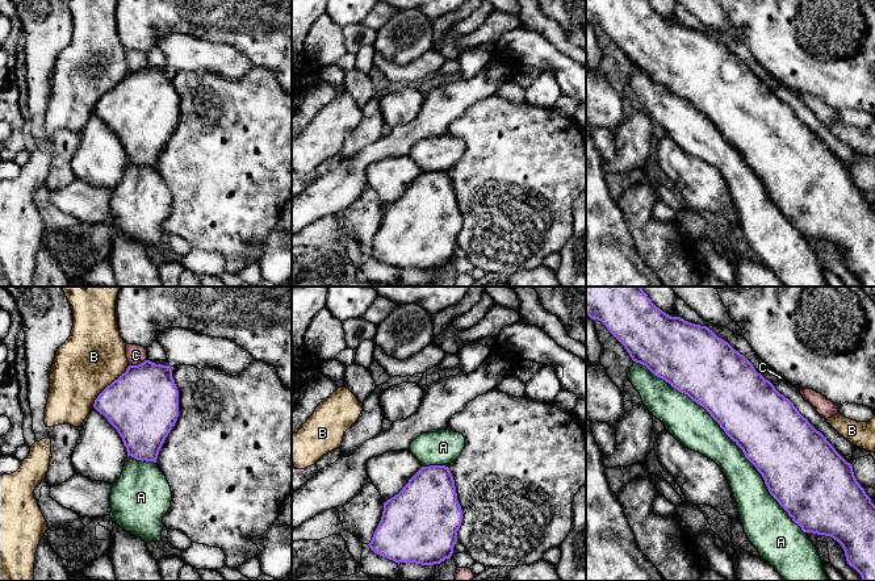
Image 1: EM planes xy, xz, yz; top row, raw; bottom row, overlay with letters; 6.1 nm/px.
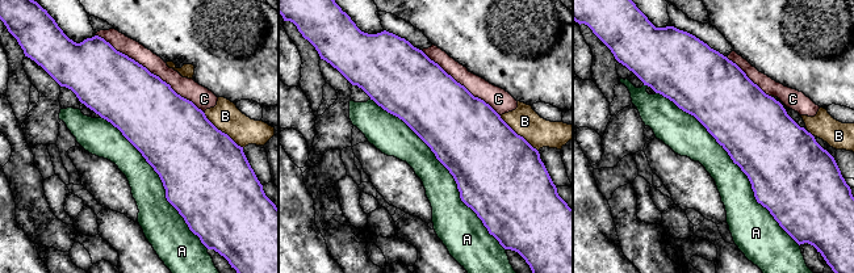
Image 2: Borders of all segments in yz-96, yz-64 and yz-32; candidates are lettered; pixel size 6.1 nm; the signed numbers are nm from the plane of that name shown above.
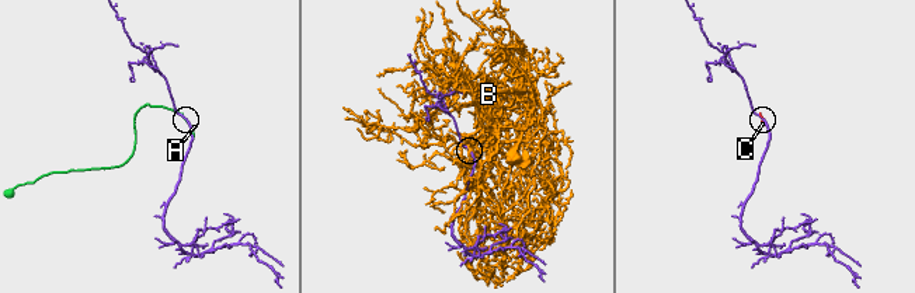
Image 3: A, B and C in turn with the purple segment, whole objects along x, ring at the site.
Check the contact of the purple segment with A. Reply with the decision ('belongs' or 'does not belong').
belongs

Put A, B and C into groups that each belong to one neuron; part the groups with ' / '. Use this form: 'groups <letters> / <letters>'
groups A / B / C

